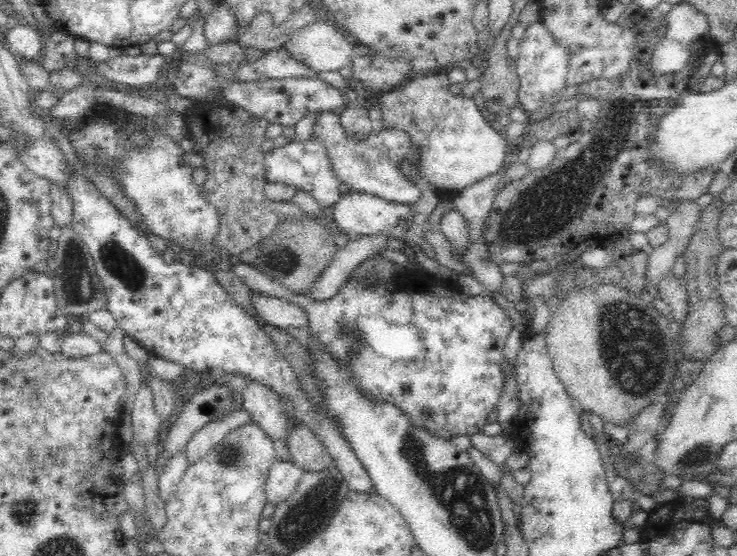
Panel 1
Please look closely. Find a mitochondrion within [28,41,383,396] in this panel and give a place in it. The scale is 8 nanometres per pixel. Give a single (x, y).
(78, 284)

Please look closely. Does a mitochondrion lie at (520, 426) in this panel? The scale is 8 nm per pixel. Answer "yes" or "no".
no

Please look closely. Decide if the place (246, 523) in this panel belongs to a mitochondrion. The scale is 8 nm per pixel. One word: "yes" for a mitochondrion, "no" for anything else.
no

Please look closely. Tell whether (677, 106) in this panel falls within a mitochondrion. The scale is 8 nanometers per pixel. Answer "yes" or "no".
no

